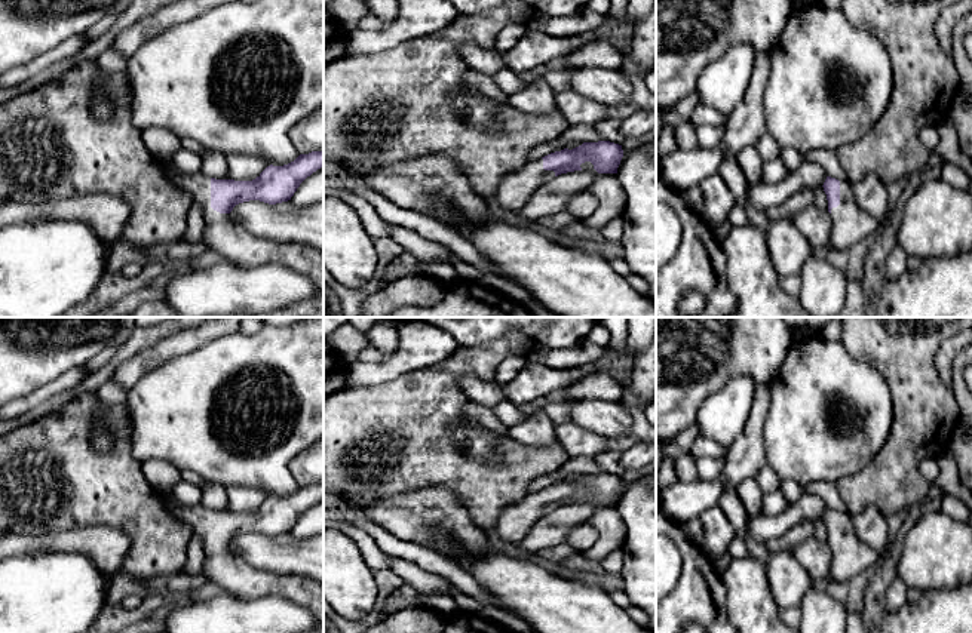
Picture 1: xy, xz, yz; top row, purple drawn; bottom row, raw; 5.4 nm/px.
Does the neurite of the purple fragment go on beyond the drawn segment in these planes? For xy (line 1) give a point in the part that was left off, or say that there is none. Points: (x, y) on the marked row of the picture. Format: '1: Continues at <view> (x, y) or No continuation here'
1: Continues at xy (221, 233)

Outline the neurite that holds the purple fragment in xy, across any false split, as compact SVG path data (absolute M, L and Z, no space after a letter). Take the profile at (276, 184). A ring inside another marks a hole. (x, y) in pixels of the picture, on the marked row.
M312 151L283 166L270 165L252 181L234 181L209 178L202 172L184 175L171 162L166 163L169 182L202 206L202 242L209 249L245 268L282 264L316 283L315 298L252 317L324 317L324 251L255 236L230 215L236 205L249 200L269 205L291 200L300 184L322 166L324 151Z

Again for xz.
M610 141L583 142L573 150L564 148L525 163L506 175L488 199L505 209L519 211L537 188L551 182L555 176L582 170L580 165L585 162L591 162L598 173L617 173L622 157L622 145Z

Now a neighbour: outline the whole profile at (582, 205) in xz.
M589 190L582 191L571 197L567 209L576 219L582 221L589 218L598 209L598 197Z

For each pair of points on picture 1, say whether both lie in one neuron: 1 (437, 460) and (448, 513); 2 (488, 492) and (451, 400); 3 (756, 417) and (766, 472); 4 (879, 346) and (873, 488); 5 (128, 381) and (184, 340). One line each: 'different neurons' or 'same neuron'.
1: different neurons
2: same neuron
3: different neurons
4: same neuron
5: same neuron

